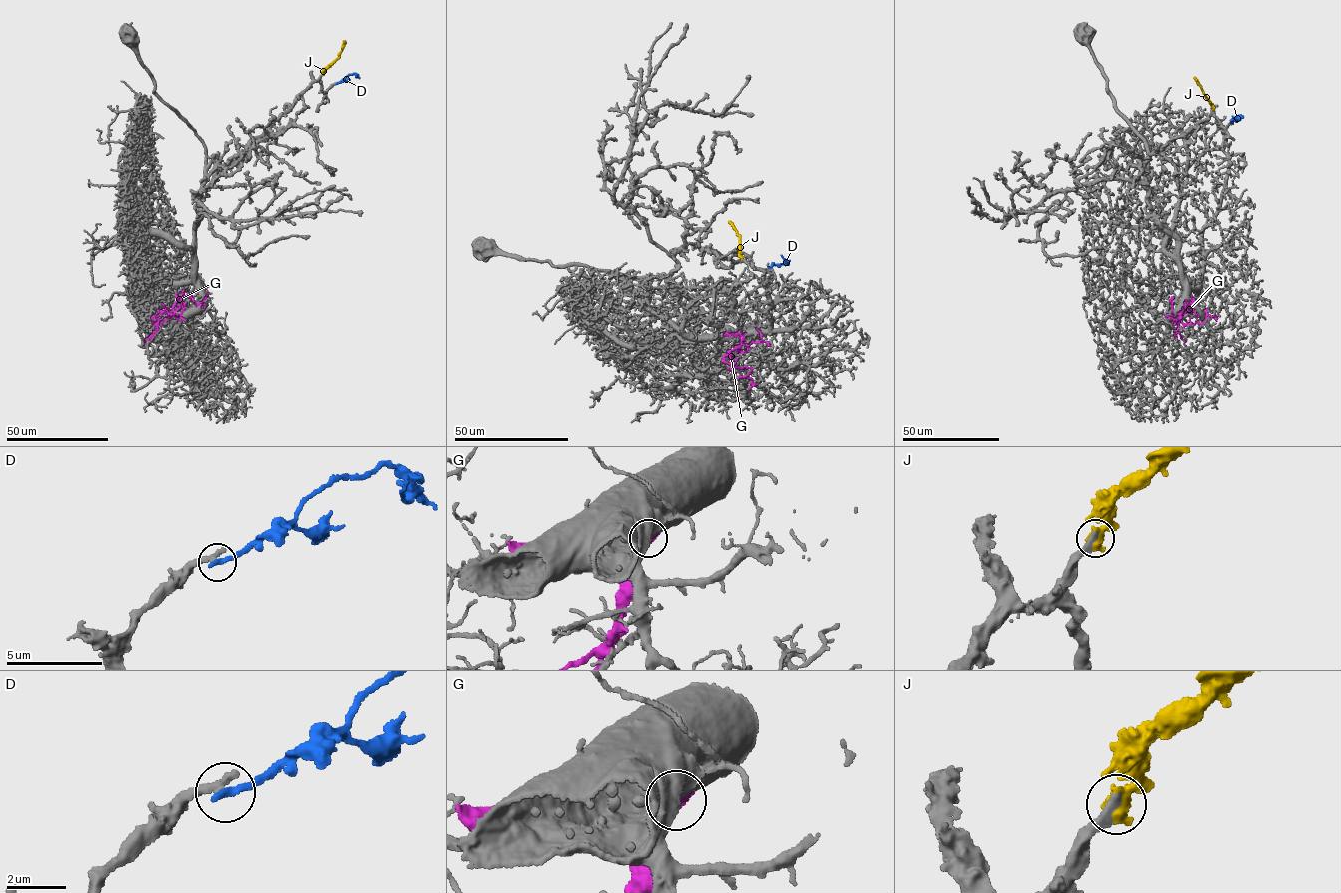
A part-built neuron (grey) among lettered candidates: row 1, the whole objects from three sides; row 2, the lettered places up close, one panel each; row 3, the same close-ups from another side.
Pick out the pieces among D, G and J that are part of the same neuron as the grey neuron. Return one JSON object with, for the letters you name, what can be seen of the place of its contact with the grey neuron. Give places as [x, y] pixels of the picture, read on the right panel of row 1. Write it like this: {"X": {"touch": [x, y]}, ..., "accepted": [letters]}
{"J": {"touch": [1213, 108]}, "accepted": ["J"]}

